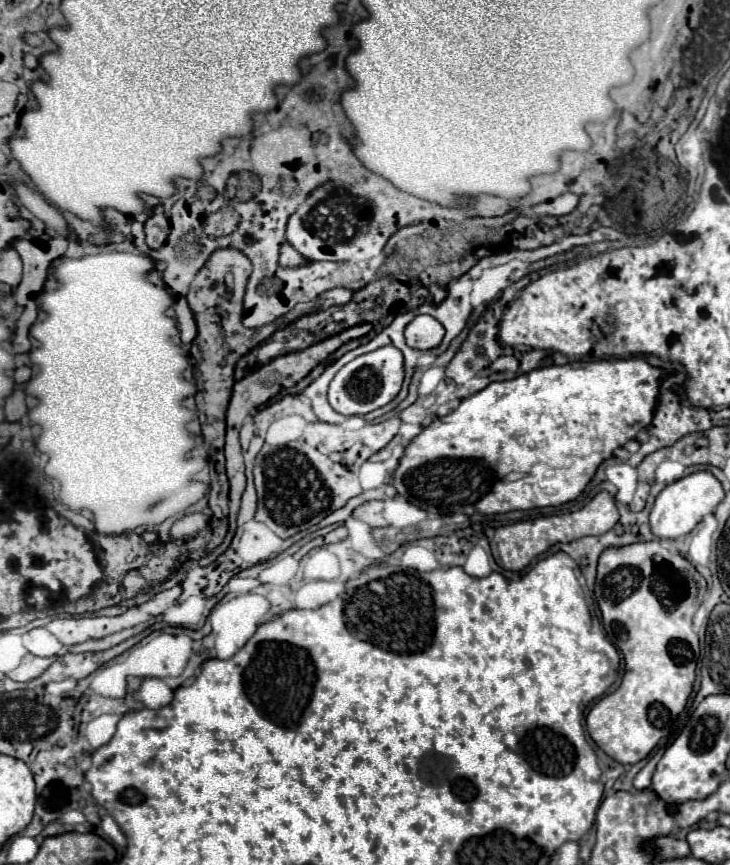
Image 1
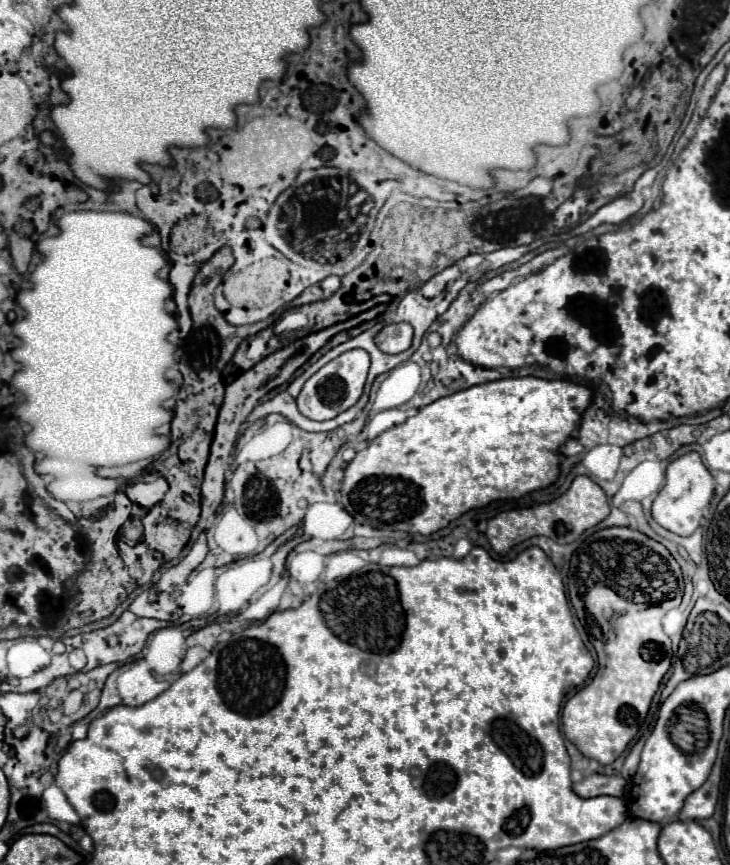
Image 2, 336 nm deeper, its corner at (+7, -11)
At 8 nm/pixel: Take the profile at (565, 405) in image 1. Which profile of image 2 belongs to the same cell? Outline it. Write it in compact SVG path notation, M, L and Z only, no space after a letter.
M512 377L512 379L500 379L500 381L490 381L482 385L474 385L470 389L458 391L454 395L442 397L418 411L416 417L408 417L402 425L396 425L376 439L370 441L370 445L364 451L358 451L356 457L348 463L346 473L344 473L344 485L340 489L340 503L342 507L356 519L356 523L368 523L376 529L396 529L396 531L408 531L408 533L420 533L420 535L432 535L438 529L444 529L450 521L458 519L470 509L480 509L490 505L492 501L500 499L520 499L532 491L550 487L558 477L560 477L560 463L562 463L562 453L560 447L566 445L566 441L574 435L574 431L580 427L580 419L584 411L590 407L594 397L594 391L586 385L578 385L566 379L540 379L540 377Z

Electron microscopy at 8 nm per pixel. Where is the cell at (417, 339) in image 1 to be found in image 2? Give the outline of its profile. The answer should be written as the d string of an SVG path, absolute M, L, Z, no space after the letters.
M392 323L392 325L386 325L376 335L376 345L384 353L402 353L410 349L412 337L414 337L414 329L410 323Z

